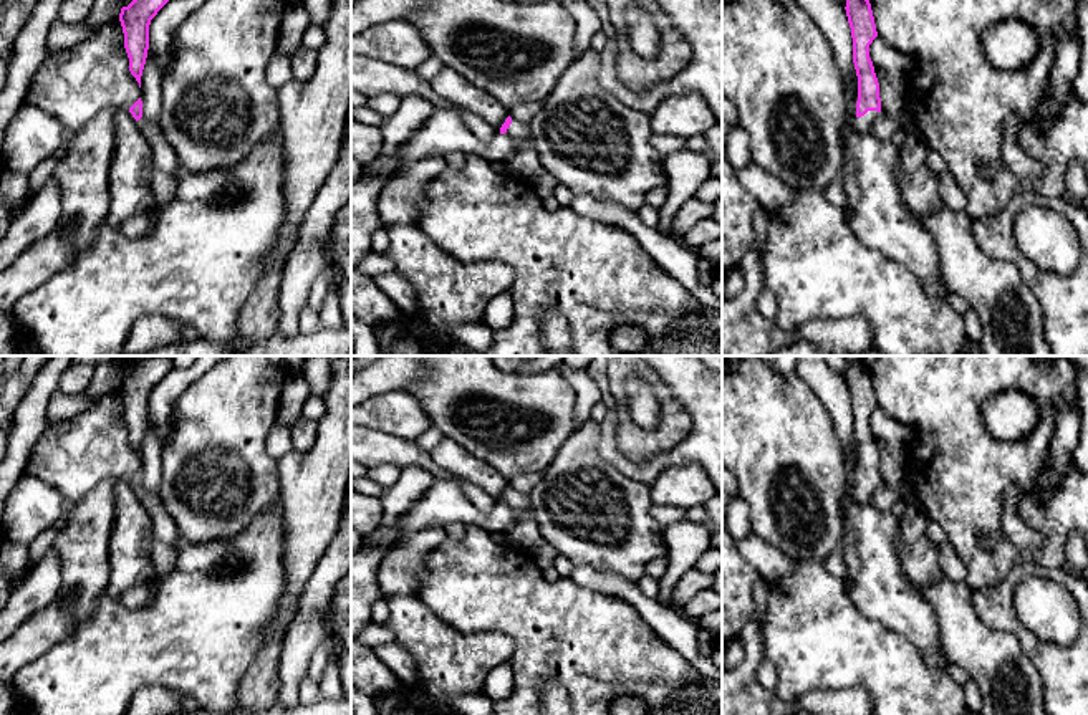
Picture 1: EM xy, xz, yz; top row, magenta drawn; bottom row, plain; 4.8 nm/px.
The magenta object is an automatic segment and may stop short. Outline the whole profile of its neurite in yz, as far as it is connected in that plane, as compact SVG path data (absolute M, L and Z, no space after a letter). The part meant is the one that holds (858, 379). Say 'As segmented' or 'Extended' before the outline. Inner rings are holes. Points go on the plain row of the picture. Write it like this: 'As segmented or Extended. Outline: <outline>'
Extended. Outline: M853 361L846 369L846 387L853 409L853 434L858 447L858 472L853 498L873 503L881 487L879 453L869 429L869 415L878 407L869 371L863 361Z

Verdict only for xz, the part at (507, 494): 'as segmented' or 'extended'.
extended

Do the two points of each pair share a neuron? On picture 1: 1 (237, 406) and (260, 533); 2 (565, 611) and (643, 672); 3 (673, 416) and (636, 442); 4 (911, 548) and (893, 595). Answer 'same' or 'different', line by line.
1: different
2: same
3: same
4: different

